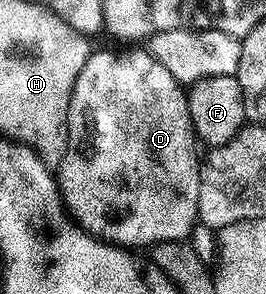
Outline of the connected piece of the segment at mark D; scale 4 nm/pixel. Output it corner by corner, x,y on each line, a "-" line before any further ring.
137,48
128,49
131,50
128,54
114,54
111,50
101,54
88,53
87,63
83,65
77,80
73,84
73,92
69,100
69,112
67,113
67,147
63,157
57,163
59,197
63,199
67,213
88,234
94,234
96,238
120,248
151,246
154,242
175,242
178,238
183,237
186,239
197,225
199,212
200,163
197,158
195,162
197,139
195,131
191,129
187,94
179,81
168,70
164,70
156,59
145,54
143,56
135,49

